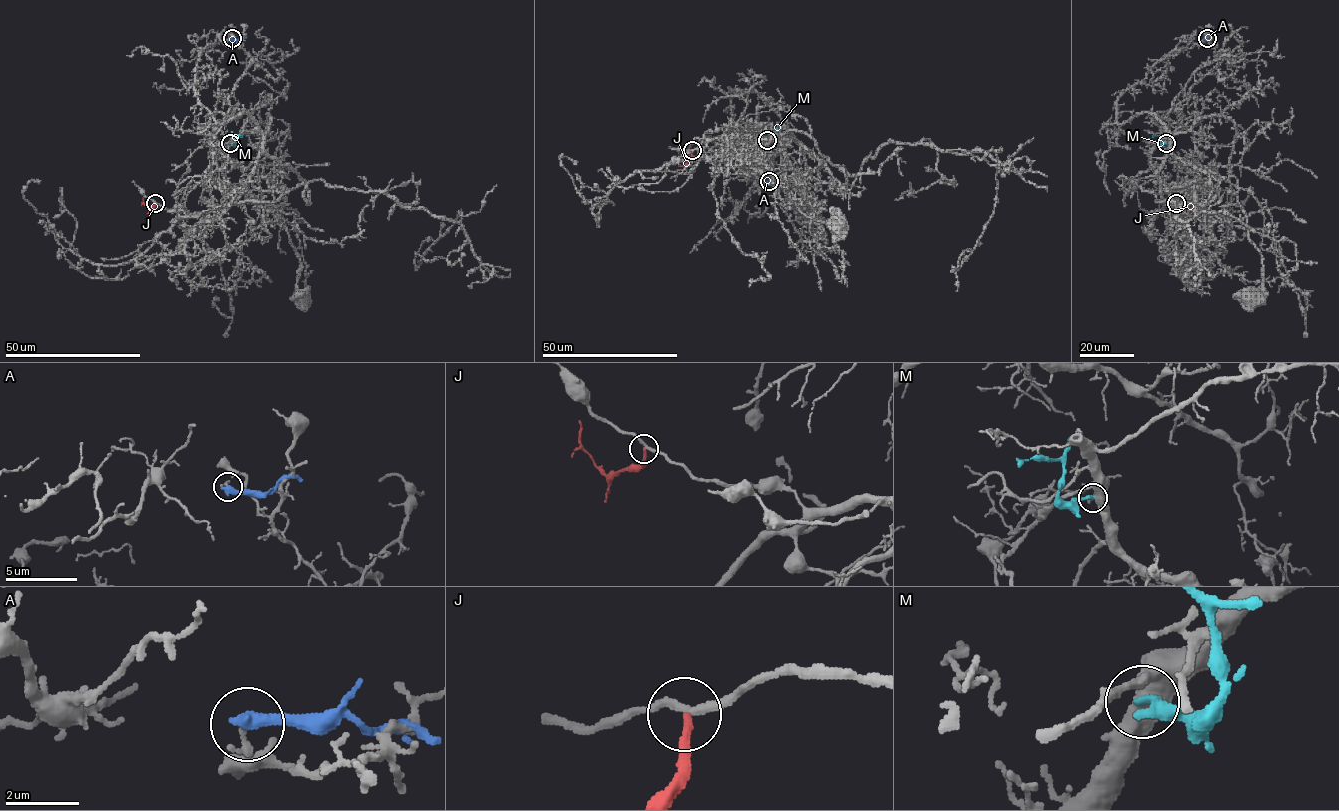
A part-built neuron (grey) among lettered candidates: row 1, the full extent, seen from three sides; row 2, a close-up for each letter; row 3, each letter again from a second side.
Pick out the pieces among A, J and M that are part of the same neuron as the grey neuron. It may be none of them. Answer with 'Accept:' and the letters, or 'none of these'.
Accept: none of these

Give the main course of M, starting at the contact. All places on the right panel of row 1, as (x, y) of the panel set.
M: (1166, 143), (1161, 143), (1160, 136), (1152, 135)

